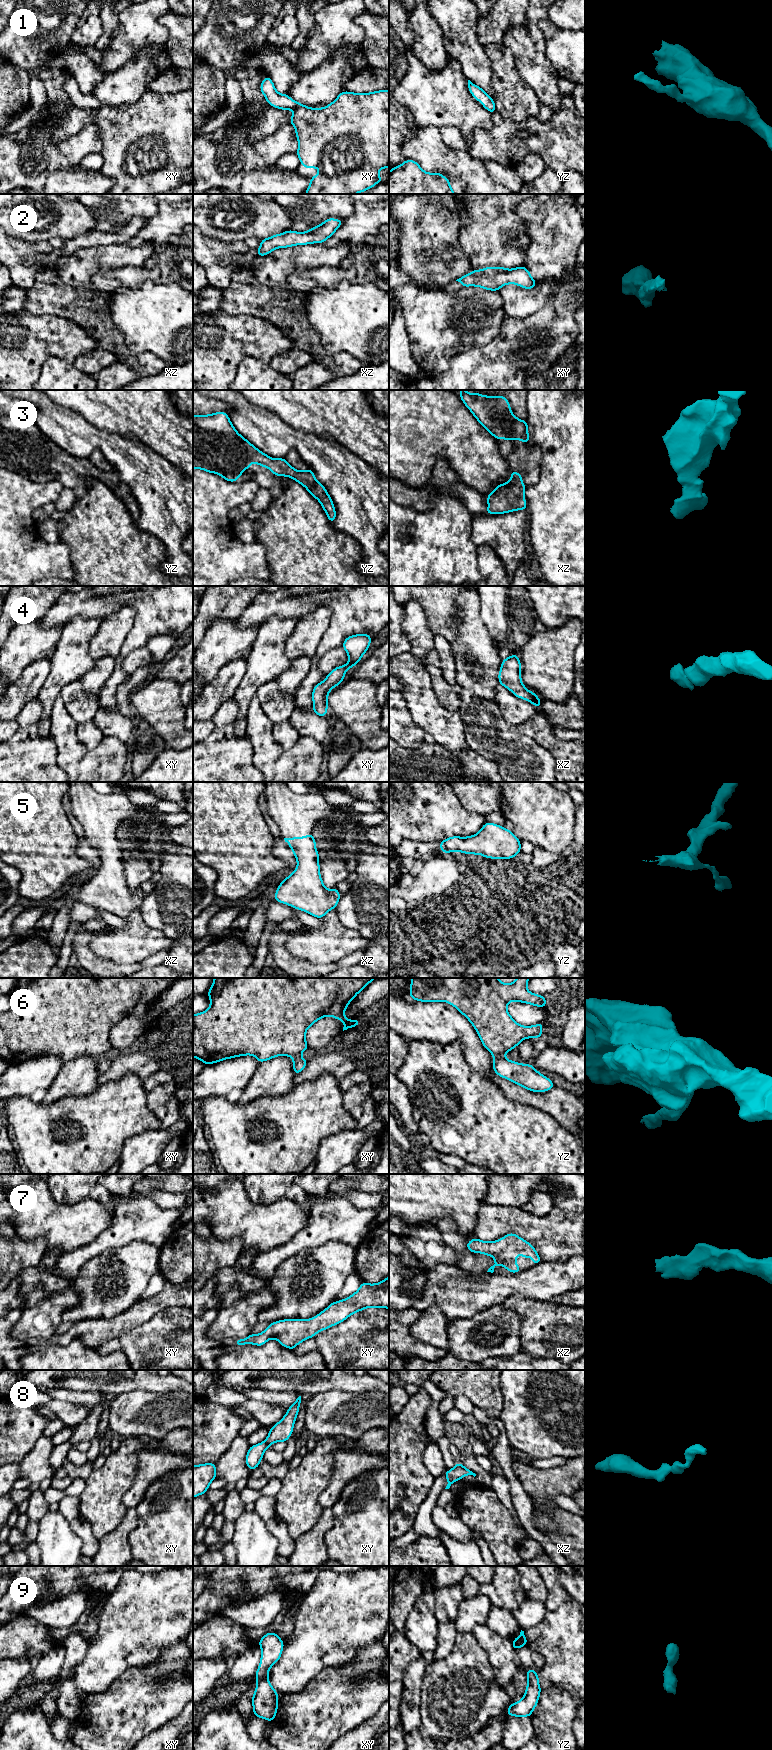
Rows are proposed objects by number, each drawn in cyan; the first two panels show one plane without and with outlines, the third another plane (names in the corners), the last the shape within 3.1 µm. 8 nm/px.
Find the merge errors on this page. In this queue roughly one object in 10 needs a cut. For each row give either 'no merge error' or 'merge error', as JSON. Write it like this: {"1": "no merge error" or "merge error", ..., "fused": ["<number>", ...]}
{"1": "no merge error", "2": "no merge error", "3": "no merge error", "4": "no merge error", "5": "no merge error", "6": "merge error", "7": "no merge error", "8": "no merge error", "9": "no merge error", "fused": ["6"]}

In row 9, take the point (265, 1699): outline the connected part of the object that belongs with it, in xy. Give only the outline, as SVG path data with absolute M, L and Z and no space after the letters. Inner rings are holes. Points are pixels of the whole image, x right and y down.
M270 1632L259 1640L259 1646L262 1656L254 1675L257 1679L257 1685L252 1696L253 1713L256 1717L272 1722L277 1714L279 1695L270 1684L268 1675L269 1669L282 1655L284 1642L276 1633Z

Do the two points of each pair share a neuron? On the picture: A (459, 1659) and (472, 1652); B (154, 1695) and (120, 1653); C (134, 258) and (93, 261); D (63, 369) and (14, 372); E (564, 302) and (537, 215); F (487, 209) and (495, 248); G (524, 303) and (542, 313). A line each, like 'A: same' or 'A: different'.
A: same
B: different
C: same
D: different
E: different
F: same
G: different

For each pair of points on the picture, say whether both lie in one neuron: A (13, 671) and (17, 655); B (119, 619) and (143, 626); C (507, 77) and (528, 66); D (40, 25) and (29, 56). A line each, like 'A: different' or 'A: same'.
A: same
B: different
C: different
D: same

